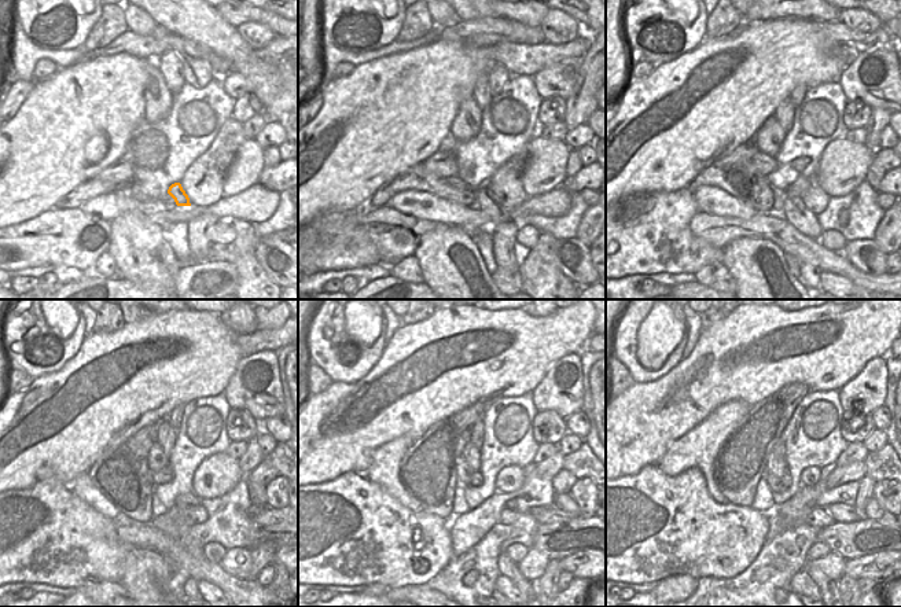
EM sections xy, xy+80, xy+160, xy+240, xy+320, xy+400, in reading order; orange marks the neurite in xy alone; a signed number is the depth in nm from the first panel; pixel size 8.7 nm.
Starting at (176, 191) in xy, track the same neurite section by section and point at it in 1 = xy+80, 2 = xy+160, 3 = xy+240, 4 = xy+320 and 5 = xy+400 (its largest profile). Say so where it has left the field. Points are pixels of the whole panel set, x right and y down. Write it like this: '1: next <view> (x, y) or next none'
1: next xy+80 (488, 202)
2: next xy+160 (795, 212)
3: next xy+240 (183, 522)
4: next xy+320 (507, 567)
5: next xy+400 (819, 577)

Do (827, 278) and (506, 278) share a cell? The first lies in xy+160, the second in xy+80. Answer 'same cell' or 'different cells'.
different cells

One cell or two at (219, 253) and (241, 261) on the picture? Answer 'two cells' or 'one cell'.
two cells

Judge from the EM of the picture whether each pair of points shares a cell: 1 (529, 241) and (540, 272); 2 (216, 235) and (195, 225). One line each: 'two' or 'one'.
1: two
2: two

